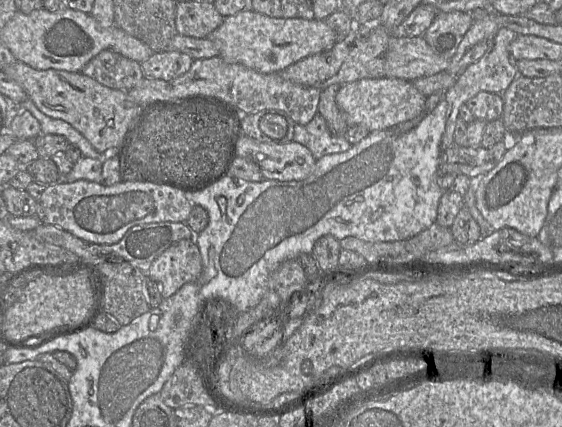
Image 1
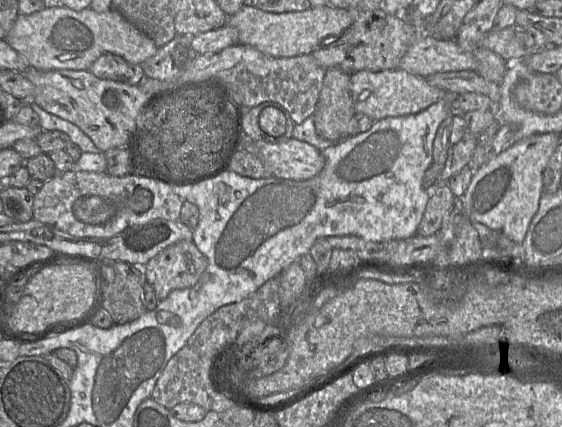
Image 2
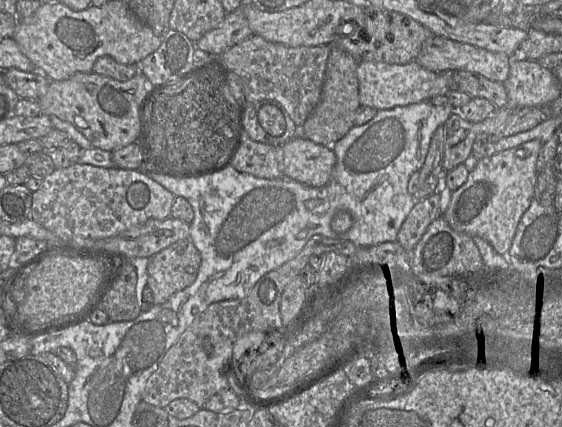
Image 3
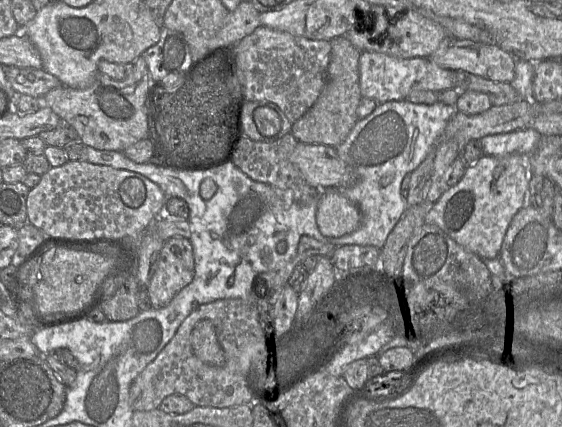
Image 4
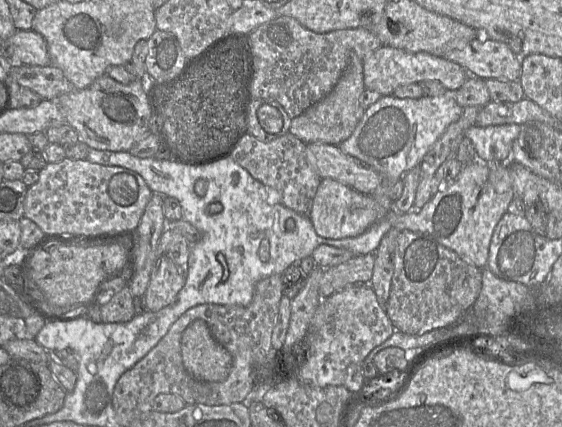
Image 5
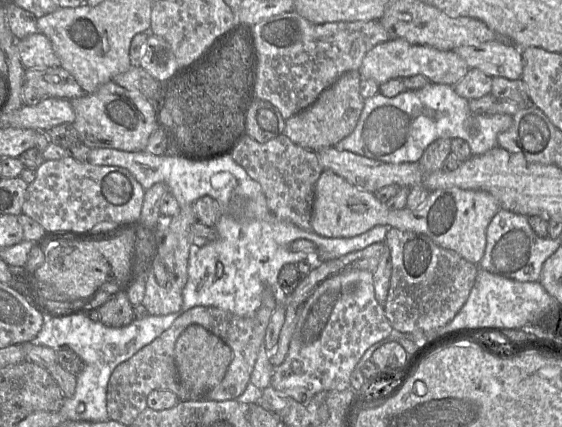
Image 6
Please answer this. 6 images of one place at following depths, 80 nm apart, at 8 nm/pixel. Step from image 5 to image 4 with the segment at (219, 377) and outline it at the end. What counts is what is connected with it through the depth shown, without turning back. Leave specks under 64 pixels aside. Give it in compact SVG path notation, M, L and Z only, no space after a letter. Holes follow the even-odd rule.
M208 320L199 321L191 333L193 353L202 362L210 366L222 366L225 361L214 326Z

